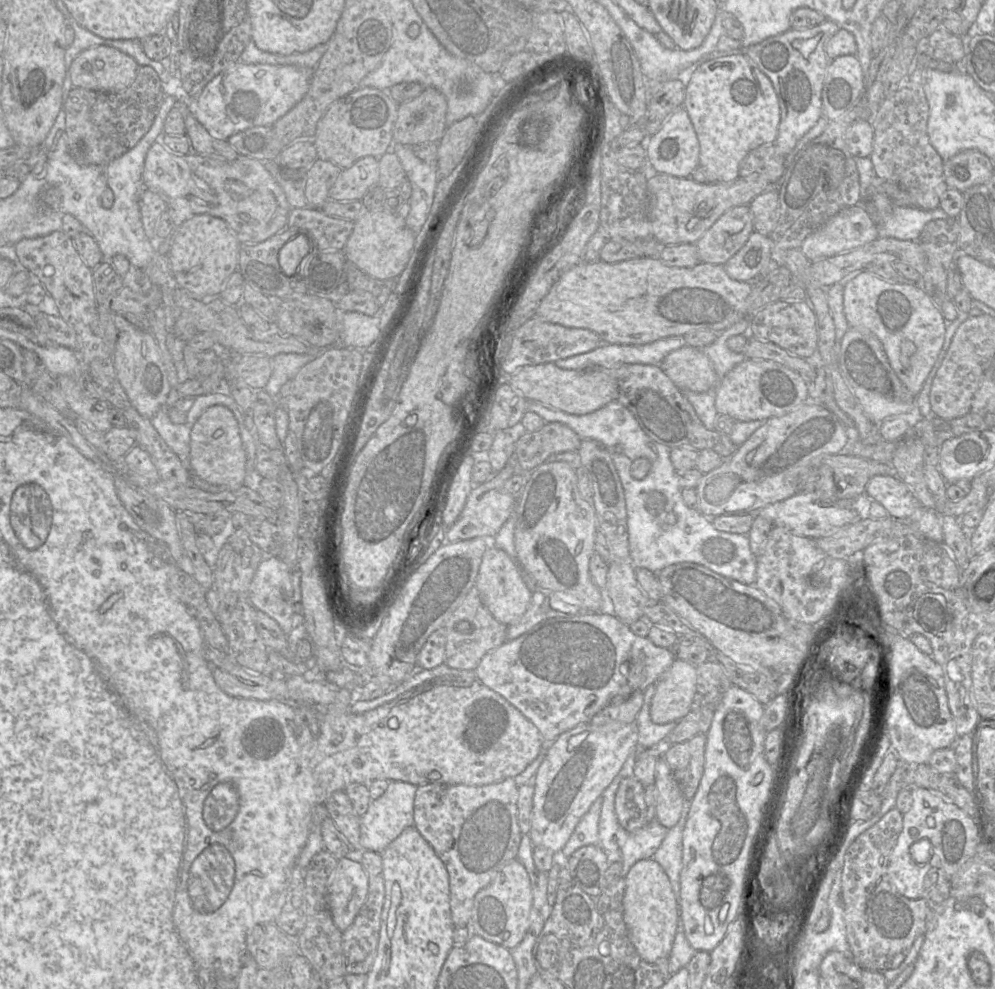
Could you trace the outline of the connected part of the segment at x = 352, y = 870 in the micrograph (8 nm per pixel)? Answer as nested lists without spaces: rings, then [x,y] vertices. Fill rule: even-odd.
[[[338,859],[329,878],[329,907],[334,924],[343,932],[352,925],[368,895],[368,875],[361,862]]]

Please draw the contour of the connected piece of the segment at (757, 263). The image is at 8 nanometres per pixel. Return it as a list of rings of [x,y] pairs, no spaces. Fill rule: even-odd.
[[[755,230],[744,246],[724,265],[727,275],[737,281],[754,281],[770,259],[771,239]]]

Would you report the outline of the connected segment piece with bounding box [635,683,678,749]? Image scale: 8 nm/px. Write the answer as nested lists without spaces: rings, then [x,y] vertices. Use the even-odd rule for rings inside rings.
[[[649,685],[643,692],[643,705],[636,717],[638,730],[638,747],[648,749],[650,747],[661,746],[666,742],[668,734],[678,725],[678,721],[667,724],[655,724],[650,718],[650,705],[655,694],[656,685]]]

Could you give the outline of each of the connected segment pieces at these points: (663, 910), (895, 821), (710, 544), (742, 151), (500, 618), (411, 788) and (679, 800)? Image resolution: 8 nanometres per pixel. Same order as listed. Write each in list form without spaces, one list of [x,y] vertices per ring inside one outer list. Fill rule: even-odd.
[[[642,859],[630,868],[625,881],[623,918],[632,944],[648,963],[669,958],[677,932],[678,911],[668,875],[654,859]]]
[[[896,807],[887,812],[876,824],[864,831],[859,835],[854,842],[849,846],[846,854],[844,867],[842,870],[842,880],[841,880],[841,891],[843,900],[843,918],[846,925],[846,937],[850,947],[850,958],[858,966],[872,971],[884,972],[886,970],[895,969],[904,961],[906,955],[908,954],[912,944],[919,936],[924,936],[933,928],[936,920],[943,910],[943,905],[946,899],[950,896],[950,878],[945,874],[944,871],[937,868],[931,868],[925,877],[923,896],[919,899],[909,899],[902,894],[900,894],[894,885],[891,883],[888,876],[888,865],[890,862],[890,856],[896,845],[897,839],[903,828],[903,813],[900,812]]]
[[[655,442],[654,447],[650,447],[650,451],[653,453],[653,455],[656,455],[656,459],[653,458],[654,465],[652,466],[652,471],[650,474],[647,474],[647,476],[644,479],[638,480],[632,477],[631,475],[631,466],[632,466],[632,460],[628,458],[625,454],[618,454],[618,453],[612,453],[612,459],[614,462],[614,465],[616,467],[616,470],[619,474],[624,494],[625,494],[625,501],[626,501],[626,509],[627,509],[627,528],[628,528],[628,541],[629,541],[629,552],[630,556],[633,562],[633,565],[635,568],[645,568],[653,573],[658,573],[662,569],[681,562],[692,562],[695,564],[702,565],[711,571],[725,577],[728,579],[732,579],[735,581],[738,581],[742,584],[746,585],[755,585],[756,582],[756,557],[753,555],[749,539],[747,535],[740,535],[740,534],[733,534],[728,532],[723,532],[715,529],[713,526],[711,519],[704,516],[702,513],[700,513],[698,510],[689,508],[683,501],[682,498],[682,492],[681,488],[678,484],[677,480],[677,474],[676,470],[671,462],[670,459],[670,451],[671,449],[663,444]]]
[[[742,52],[714,54],[705,58],[698,65],[696,65],[685,80],[685,98],[683,101],[683,108],[686,110],[697,135],[700,146],[699,166],[704,169],[704,174],[709,183],[729,183],[736,180],[739,176],[740,162],[745,158],[745,156],[751,150],[761,145],[773,144],[777,138],[780,123],[780,109],[777,95],[769,78],[762,73],[759,68]]]
[[[492,543],[482,556],[475,587],[486,609],[498,622],[507,627],[524,615],[532,597],[532,592],[526,586],[516,560]]]
[[[389,780],[382,796],[372,800],[367,812],[360,817],[360,843],[362,848],[382,853],[402,831],[414,825],[414,800],[418,785],[401,780]]]
[[[659,757],[656,764],[655,786],[658,789],[656,819],[664,827],[671,829],[681,817],[686,798],[663,757]]]

